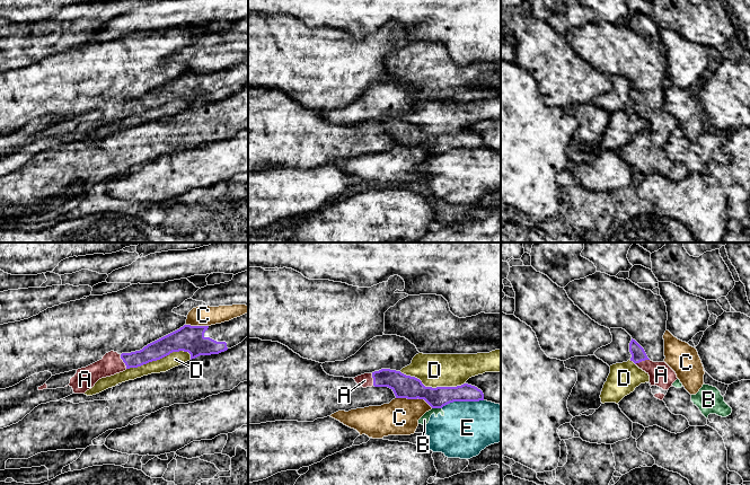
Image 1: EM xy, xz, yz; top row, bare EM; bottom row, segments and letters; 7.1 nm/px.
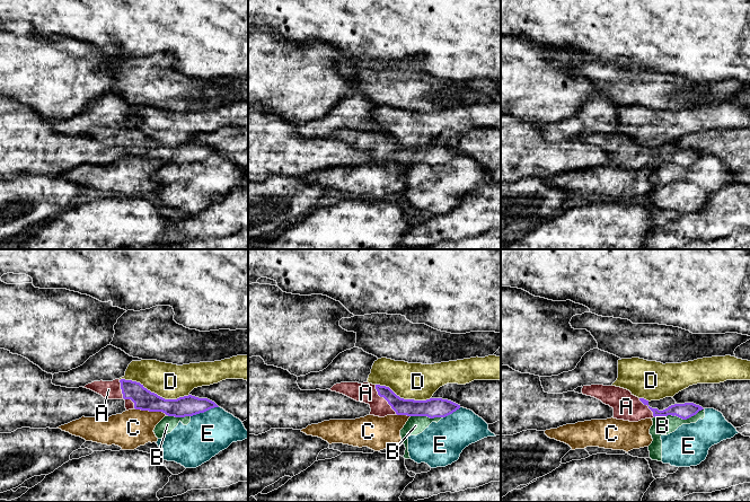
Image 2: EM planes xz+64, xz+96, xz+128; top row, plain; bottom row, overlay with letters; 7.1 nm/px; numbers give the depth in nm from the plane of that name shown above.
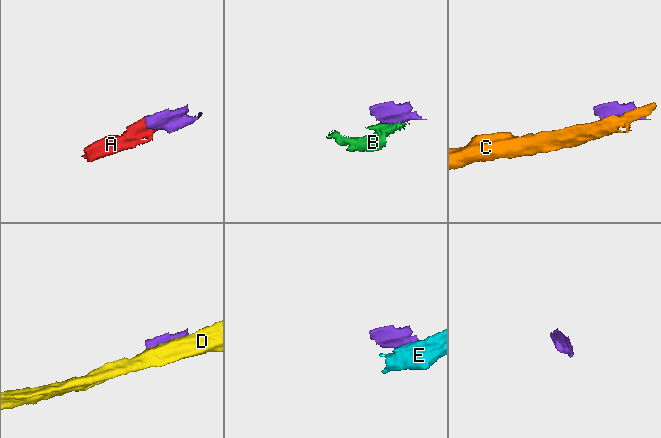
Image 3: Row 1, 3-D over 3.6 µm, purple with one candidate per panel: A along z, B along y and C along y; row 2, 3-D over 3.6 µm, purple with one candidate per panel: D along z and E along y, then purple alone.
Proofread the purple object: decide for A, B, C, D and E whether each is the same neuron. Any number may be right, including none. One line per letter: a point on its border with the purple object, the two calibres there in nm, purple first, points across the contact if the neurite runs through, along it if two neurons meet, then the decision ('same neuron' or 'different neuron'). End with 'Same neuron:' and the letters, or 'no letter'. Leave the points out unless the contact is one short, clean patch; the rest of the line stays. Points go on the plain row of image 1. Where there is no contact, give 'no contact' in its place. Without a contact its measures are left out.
A: meets purple in xy at (123, 108); 130 nm thick on the purple side, 150 nm on the other; runs through xy (155, 98), (133, 107), (123, 108), (111, 111); same neuron
B: meets purple in xz at (437, 155); 160 nm thick on the purple side, 70 nm on the other; border along xz (432, 155), (441, 156); different neuron
C: meets purple in xz at (414, 146); 160 nm thick on the purple side, 260 nm on the other; different neuron
D: meets purple in xy at (158, 106); 180 nm thick on the purple side, 110 nm on the other; different neuron
E: meets purple in xz at (461, 148); 150 nm thick on the purple side, 380 nm on the other; different neuron
Same neuron: A

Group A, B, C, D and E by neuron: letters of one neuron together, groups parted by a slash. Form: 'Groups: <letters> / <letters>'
Groups: A / B E / C / D

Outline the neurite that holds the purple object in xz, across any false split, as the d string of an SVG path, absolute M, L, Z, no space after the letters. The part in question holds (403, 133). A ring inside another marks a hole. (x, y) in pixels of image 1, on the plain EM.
M390 116L364 121L353 126L363 135L388 134L396 146L424 147L432 156L442 156L453 149L484 148L483 139L475 133L464 131L457 134L425 134L420 126Z

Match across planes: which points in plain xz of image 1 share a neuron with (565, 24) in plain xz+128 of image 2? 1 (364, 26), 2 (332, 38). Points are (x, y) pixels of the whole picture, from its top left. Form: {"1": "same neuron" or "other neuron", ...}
{"1": "same neuron", "2": "other neuron"}

